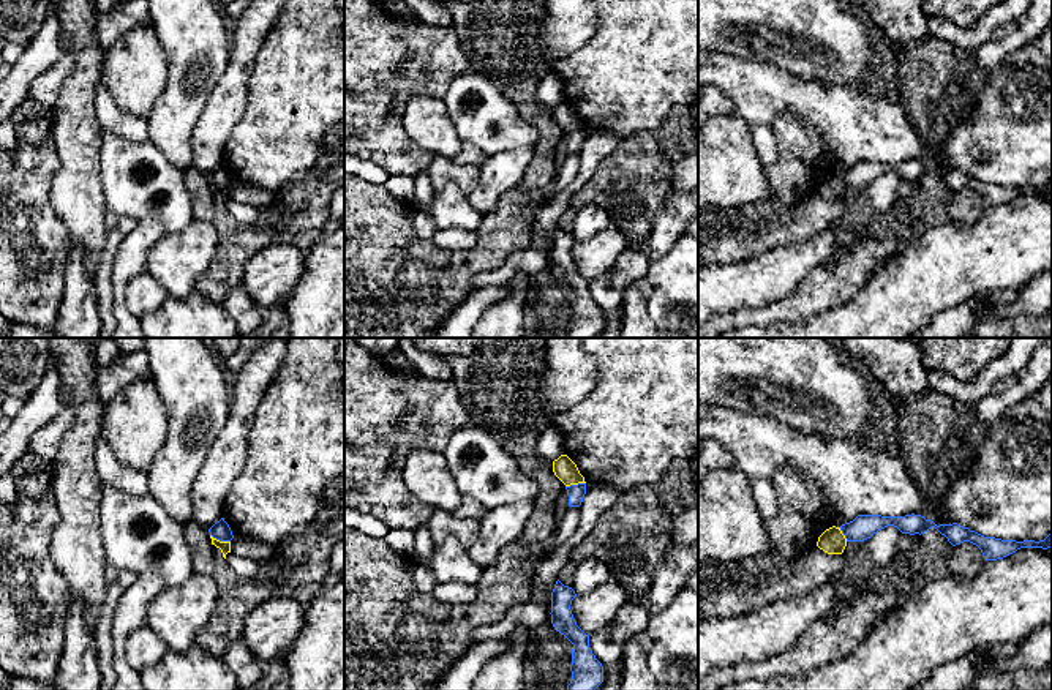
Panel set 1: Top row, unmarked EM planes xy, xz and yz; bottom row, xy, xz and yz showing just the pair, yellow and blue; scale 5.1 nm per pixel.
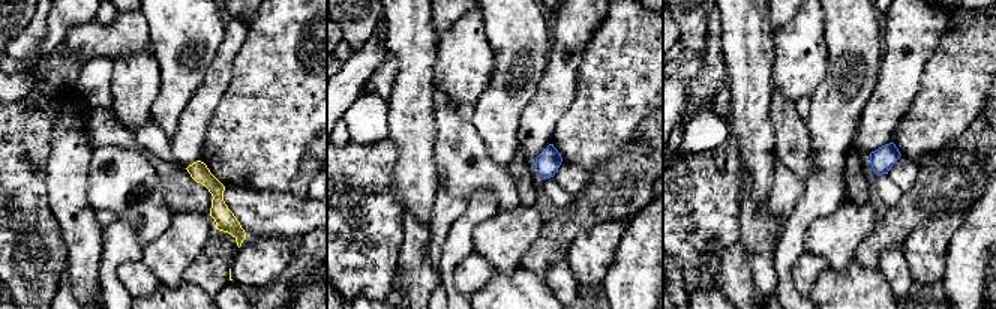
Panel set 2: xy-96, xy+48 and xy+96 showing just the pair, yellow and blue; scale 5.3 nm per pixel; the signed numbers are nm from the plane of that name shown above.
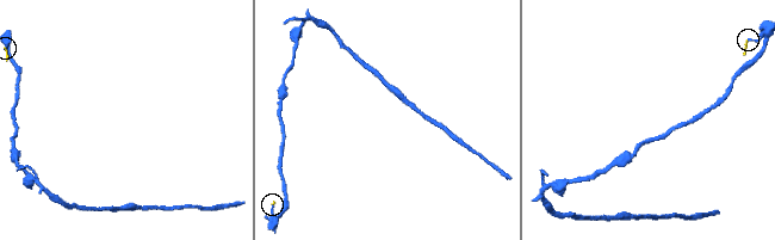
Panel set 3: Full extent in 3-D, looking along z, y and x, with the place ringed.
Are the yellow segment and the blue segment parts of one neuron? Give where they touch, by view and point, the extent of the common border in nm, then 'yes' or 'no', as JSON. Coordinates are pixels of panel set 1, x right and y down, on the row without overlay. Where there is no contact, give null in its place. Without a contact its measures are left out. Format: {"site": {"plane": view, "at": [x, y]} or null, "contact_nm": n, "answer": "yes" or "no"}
{"site": {"plane": "xy", "at": [218, 187]}, "contact_nm": 110, "answer": "no"}

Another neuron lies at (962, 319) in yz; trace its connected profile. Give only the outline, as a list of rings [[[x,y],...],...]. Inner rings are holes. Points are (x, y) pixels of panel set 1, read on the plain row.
[[[989,298],[968,300],[952,309],[935,314],[926,327],[908,338],[959,338],[976,335],[976,322],[989,306]]]

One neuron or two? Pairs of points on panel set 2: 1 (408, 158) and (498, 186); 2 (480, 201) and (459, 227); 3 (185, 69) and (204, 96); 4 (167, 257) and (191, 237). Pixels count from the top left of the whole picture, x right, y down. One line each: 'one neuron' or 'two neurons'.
1: two neurons
2: one neuron
3: two neurons
4: one neuron

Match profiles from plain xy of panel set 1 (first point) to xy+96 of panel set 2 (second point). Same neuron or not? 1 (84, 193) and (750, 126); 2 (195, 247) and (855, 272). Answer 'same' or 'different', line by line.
1: same
2: different

